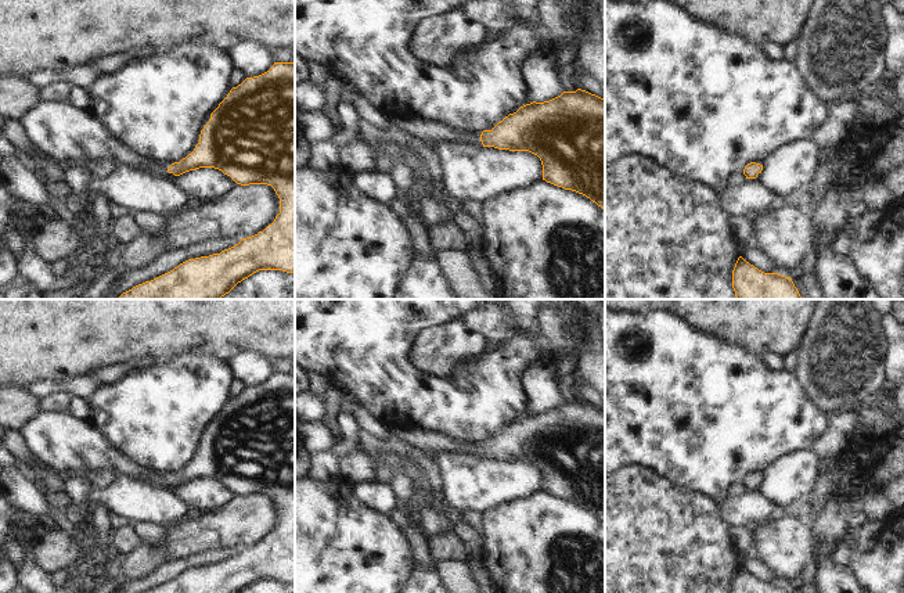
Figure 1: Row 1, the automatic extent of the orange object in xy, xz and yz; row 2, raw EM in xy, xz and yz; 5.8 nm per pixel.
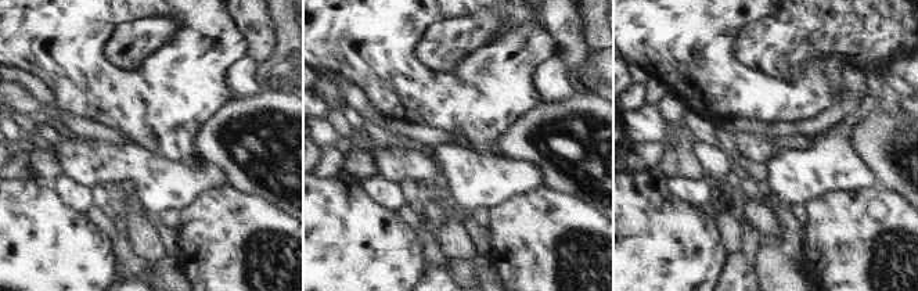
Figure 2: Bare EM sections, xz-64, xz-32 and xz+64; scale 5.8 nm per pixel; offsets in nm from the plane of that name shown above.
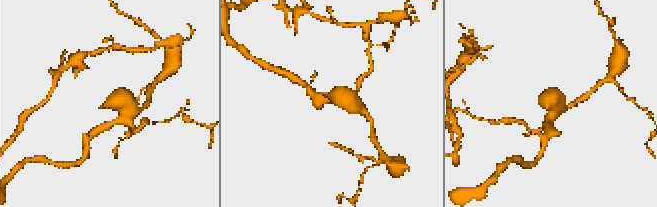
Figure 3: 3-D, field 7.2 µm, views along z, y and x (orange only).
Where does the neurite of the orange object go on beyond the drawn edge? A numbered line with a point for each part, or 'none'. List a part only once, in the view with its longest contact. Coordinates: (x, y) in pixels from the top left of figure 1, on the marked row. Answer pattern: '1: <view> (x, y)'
1: xy (159, 169)

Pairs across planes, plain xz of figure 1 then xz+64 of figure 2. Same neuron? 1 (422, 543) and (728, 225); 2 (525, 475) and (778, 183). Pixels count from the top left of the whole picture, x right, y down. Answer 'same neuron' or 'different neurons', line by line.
1: same neuron
2: same neuron

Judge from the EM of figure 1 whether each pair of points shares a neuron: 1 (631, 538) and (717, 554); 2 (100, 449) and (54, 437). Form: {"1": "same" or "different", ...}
{"1": "same", "2": "same"}

